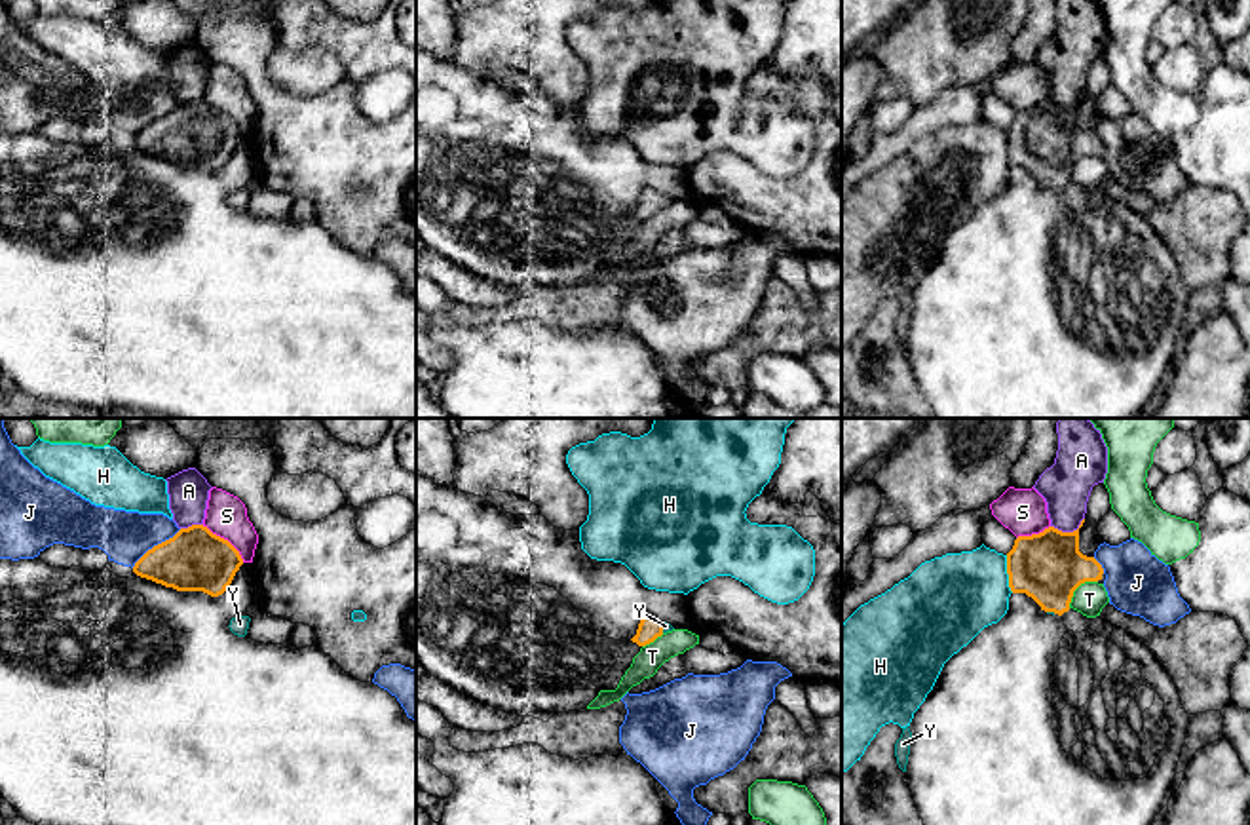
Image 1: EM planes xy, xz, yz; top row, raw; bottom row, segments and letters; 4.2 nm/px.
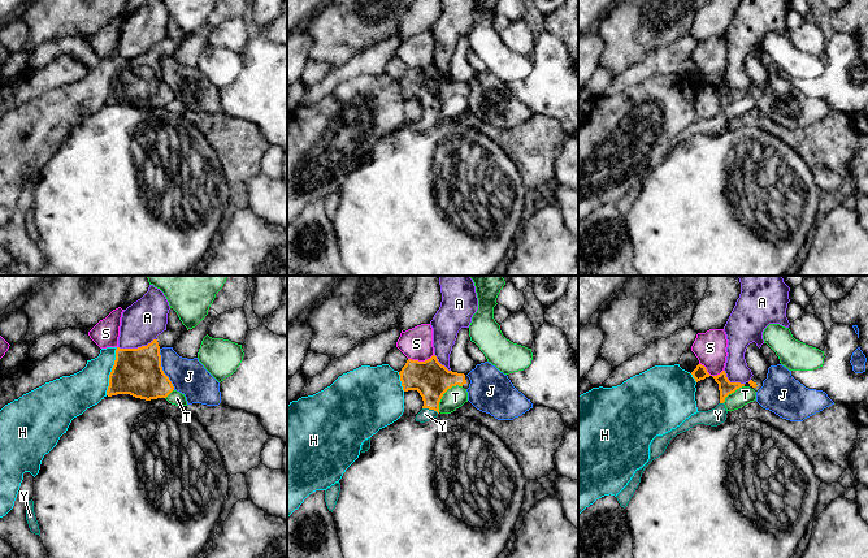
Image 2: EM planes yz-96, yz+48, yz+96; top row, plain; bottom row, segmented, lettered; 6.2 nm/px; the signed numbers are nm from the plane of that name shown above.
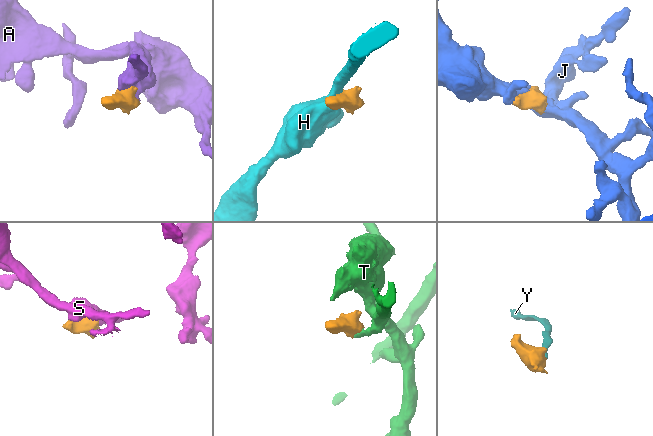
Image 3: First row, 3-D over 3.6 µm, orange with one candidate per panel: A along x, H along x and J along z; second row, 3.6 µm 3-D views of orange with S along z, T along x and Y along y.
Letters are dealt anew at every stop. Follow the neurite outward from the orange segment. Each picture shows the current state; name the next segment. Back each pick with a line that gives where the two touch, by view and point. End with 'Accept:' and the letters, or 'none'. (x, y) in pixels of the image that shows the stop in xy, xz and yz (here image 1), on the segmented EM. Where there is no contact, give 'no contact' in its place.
Y: contact xz (662, 628)
Accept: Y

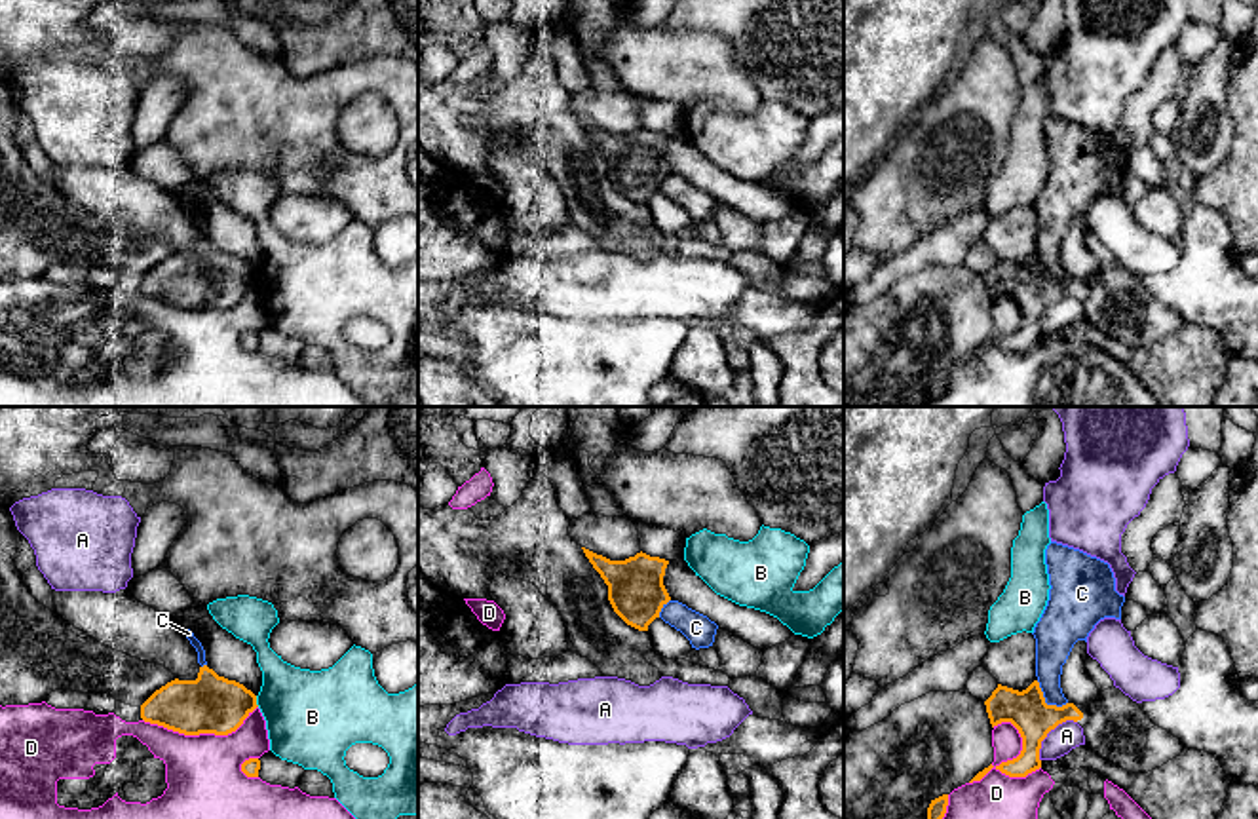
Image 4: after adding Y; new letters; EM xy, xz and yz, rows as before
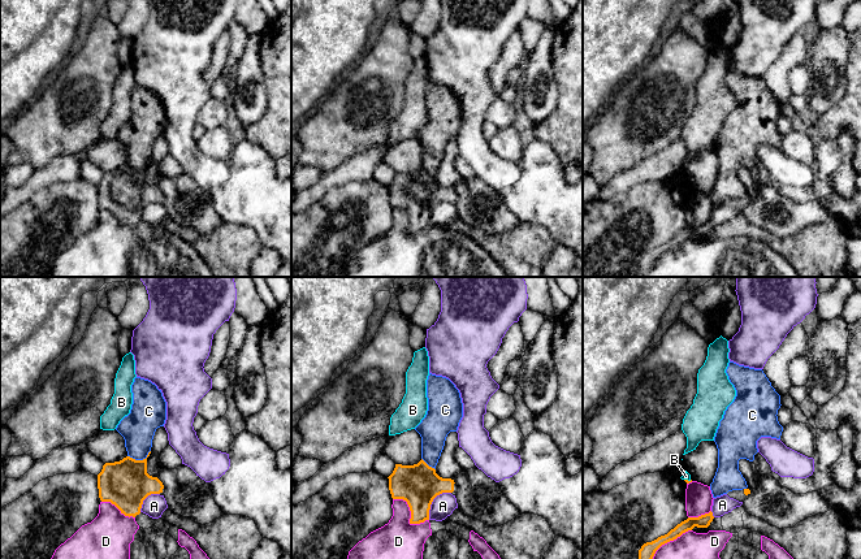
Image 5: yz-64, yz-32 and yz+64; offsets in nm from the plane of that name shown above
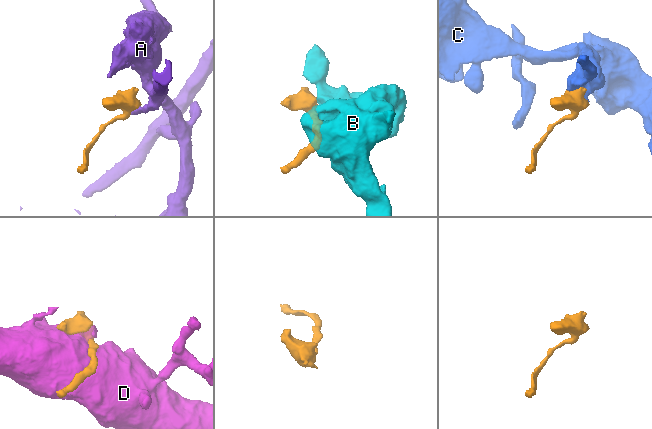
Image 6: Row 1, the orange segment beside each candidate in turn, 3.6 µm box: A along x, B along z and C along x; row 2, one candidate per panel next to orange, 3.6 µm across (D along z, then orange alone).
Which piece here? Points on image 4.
Accept: none

